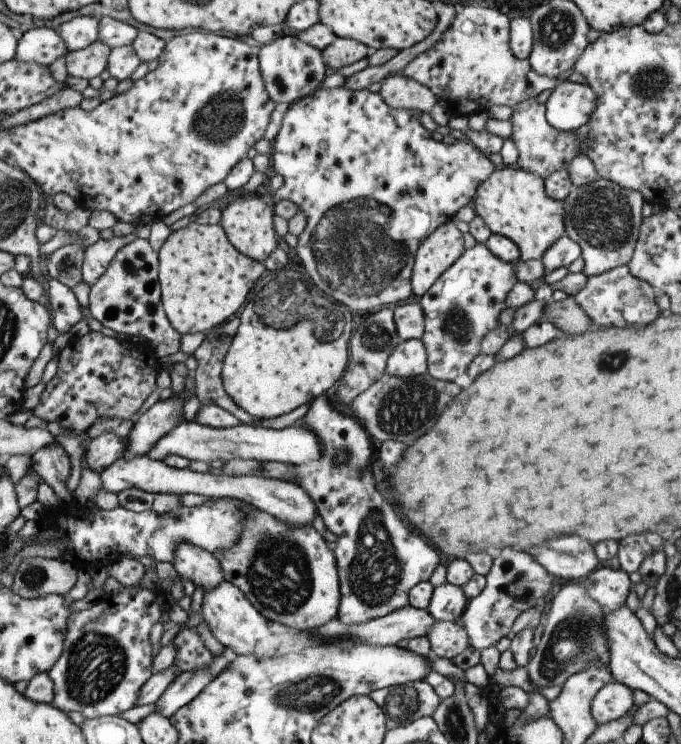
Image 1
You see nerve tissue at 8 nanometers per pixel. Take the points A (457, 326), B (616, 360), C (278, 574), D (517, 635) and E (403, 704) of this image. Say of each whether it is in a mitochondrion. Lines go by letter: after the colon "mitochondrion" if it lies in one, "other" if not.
A: mitochondrion
B: mitochondrion
C: mitochondrion
D: other
E: mitochondrion

